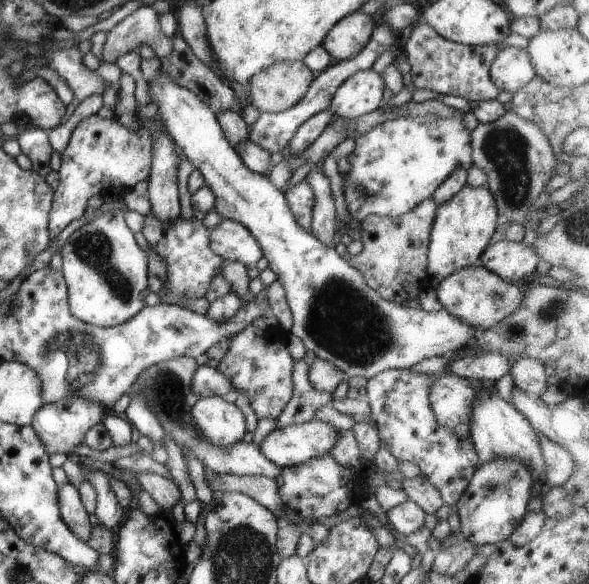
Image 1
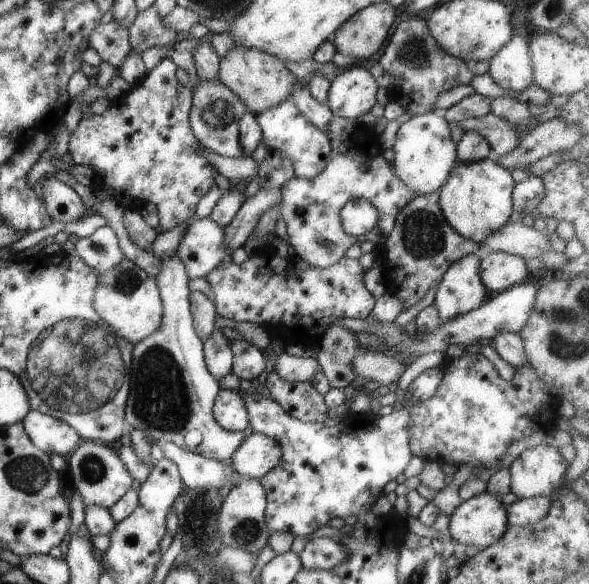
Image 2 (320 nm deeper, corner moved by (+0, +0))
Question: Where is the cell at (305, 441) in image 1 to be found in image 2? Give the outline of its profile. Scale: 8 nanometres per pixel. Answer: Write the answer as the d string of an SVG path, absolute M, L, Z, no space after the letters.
M252 432L237 445L228 464L241 477L258 479L278 463L281 453L276 440Z

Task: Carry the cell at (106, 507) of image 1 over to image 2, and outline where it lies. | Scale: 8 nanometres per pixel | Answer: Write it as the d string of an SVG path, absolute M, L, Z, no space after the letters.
M87 440L77 445L65 457L65 474L71 487L79 493L85 507L95 506L108 509L130 489L132 476L121 462L116 452L116 444L106 444L97 440Z

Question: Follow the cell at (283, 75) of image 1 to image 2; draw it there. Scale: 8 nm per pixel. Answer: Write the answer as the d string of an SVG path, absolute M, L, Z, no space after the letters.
M233 45L218 62L217 79L237 95L250 112L258 113L289 98L297 80L276 57L254 48Z

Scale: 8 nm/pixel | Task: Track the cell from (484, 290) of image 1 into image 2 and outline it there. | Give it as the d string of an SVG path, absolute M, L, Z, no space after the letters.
M471 253L445 269L432 302L441 323L477 308L491 294L479 276L480 259L480 255Z

